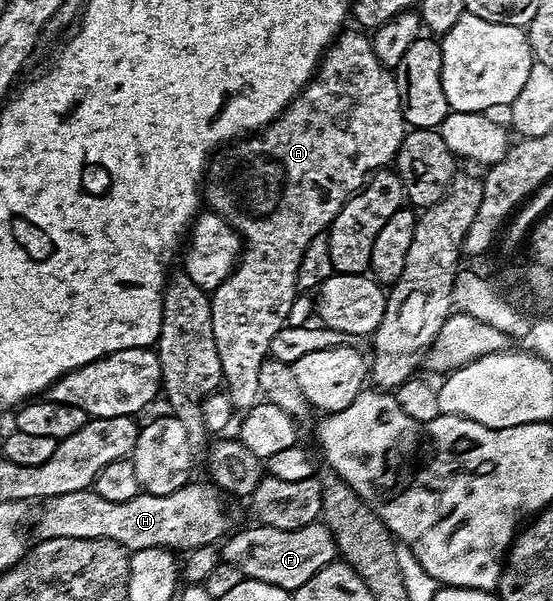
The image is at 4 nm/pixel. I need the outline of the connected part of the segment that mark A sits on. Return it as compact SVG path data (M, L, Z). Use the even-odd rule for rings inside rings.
M343 31L330 42L330 48L323 53L318 72L315 73L314 78L307 83L306 88L290 102L290 106L275 121L271 121L265 129L231 144L221 154L223 157L219 161L217 159L211 160L208 165L208 176L204 181L205 204L213 212L219 213L244 239L242 255L238 259L238 266L234 268L234 273L228 275L228 279L224 279L224 283L220 283L220 287L216 287L210 293L212 335L216 335L216 351L220 351L220 367L222 368L224 389L225 392L230 394L234 408L238 411L245 411L252 408L253 405L259 404L260 363L267 360L274 336L282 329L285 329L291 320L290 312L294 309L294 300L300 296L298 287L300 259L304 259L304 251L308 247L308 243L312 243L312 239L316 239L316 235L326 233L330 224L334 221L334 216L341 211L346 200L354 196L375 173L385 170L389 166L386 165L389 161L391 164L397 158L400 143L405 139L408 132L406 121L402 118L402 104L400 103L397 76L382 65L380 59L376 59L373 40L365 32L357 32Z

